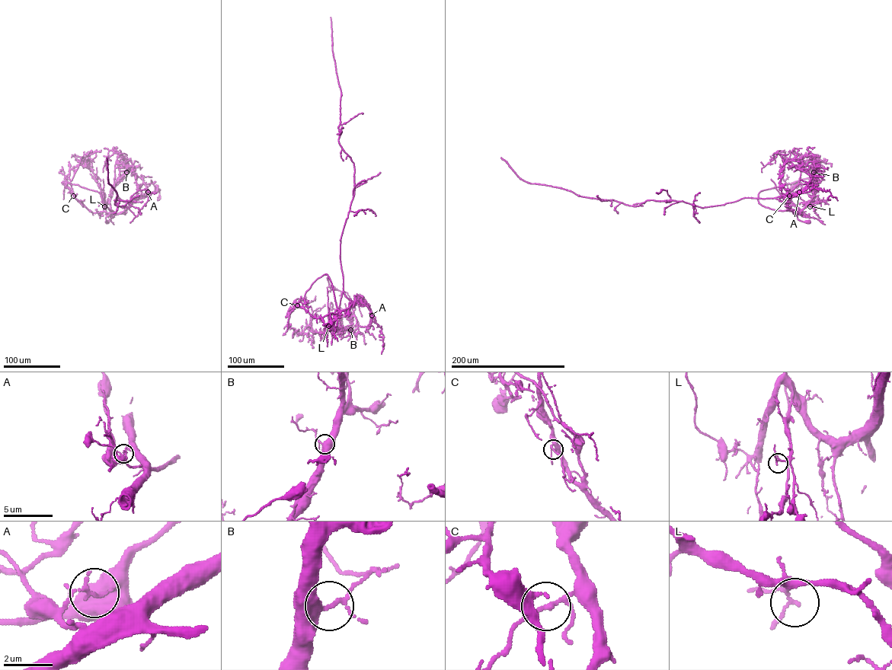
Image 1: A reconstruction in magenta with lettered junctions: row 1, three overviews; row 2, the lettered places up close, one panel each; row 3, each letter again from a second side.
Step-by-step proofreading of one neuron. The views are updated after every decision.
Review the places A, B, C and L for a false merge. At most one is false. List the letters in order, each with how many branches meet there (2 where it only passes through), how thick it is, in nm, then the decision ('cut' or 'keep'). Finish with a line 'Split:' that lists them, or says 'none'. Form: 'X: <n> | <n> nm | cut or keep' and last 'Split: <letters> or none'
A: 3 | 100 nm | cut
B: 3 | 320 nm | keep
C: 3 | 140 nm | keep
L: 3 | 110 nm | keep
Split: A

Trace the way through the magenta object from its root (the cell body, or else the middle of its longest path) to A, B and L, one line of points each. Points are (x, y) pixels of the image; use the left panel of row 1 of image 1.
A: (107, 221), (106, 216), (121, 213), (147, 193)
B: (107, 221), (106, 216), (116, 214), (110, 208), (110, 203), (113, 189), (126, 172)
L: (107, 221), (106, 216), (116, 214), (109, 203), (106, 202), (104, 206)

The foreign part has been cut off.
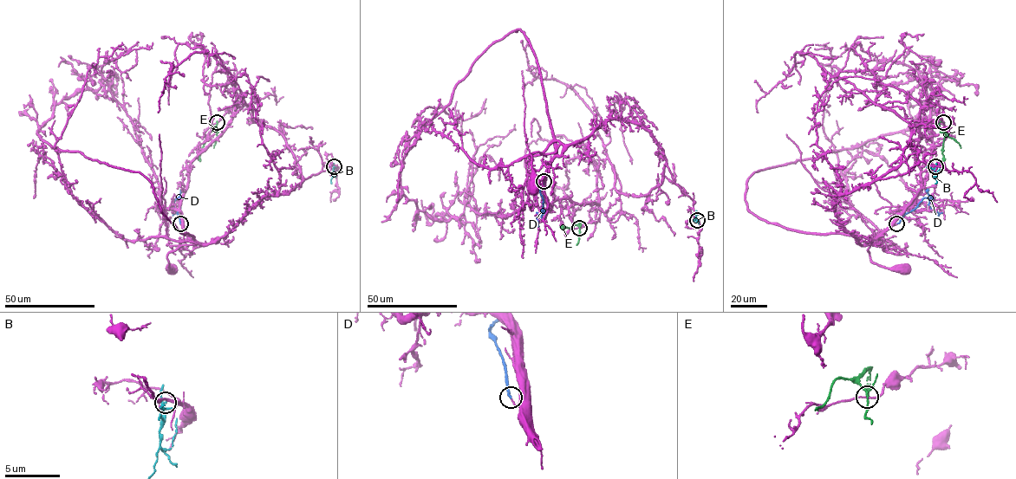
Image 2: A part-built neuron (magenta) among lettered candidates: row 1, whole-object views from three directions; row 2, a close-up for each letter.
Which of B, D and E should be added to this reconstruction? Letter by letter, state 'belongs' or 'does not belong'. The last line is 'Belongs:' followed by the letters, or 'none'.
B: does not belong
D: does not belong
E: does not belong
Belongs: none

